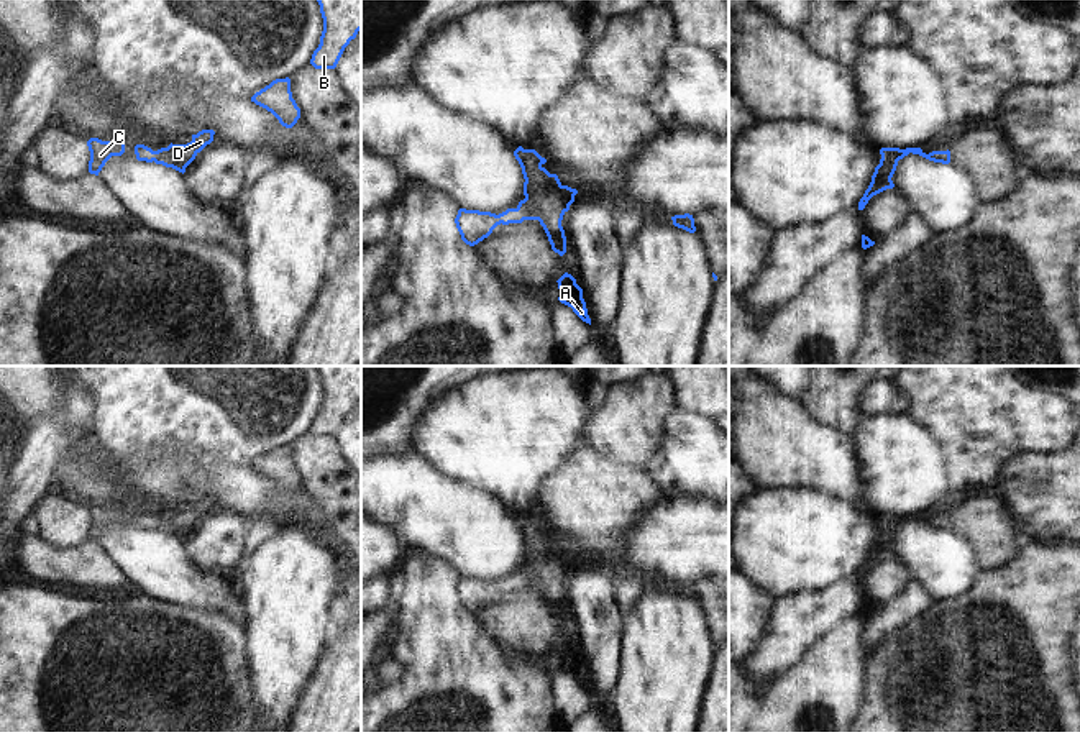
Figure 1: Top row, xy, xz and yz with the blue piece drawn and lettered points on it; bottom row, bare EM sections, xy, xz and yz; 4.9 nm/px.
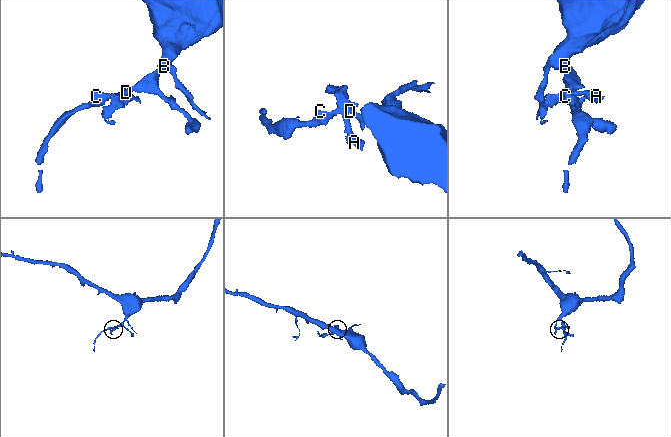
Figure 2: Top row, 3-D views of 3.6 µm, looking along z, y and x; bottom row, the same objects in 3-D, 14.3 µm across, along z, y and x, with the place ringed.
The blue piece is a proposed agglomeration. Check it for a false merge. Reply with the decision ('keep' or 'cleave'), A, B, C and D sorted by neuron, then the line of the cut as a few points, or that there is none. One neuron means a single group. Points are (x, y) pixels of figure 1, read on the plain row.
keep; A B C D; no cut

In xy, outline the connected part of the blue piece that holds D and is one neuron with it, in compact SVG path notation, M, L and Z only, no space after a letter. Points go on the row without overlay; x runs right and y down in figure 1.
M202 497L197 502L192 502L192 509L187 512L169 512L153 519L144 512L135 514L135 522L138 528L156 530L166 535L172 535L179 540L185 540L185 535L195 527L195 524L213 509L213 497Z

